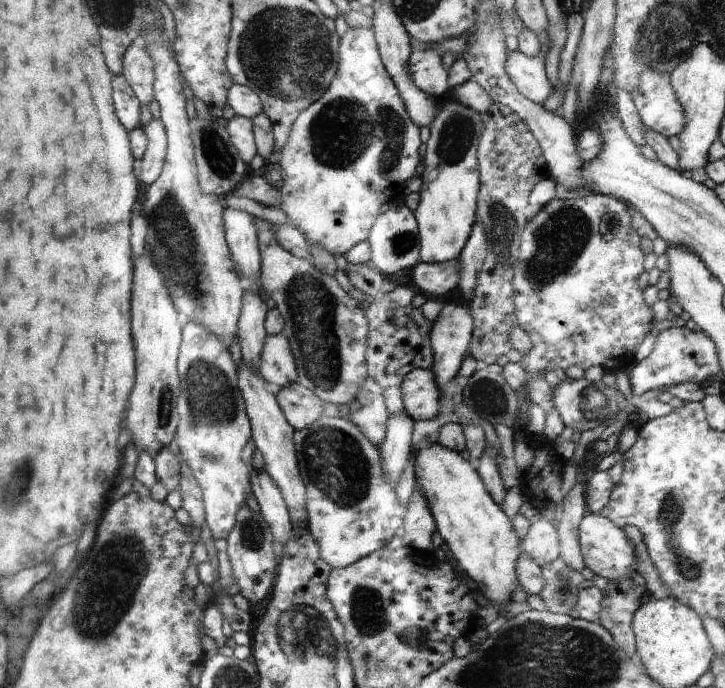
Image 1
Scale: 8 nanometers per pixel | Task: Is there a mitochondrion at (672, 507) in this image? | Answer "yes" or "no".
yes

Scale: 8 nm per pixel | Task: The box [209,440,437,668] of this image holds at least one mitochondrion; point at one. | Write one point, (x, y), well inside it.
(362, 613)

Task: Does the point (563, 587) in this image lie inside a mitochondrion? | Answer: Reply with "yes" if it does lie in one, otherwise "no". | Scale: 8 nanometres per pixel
yes

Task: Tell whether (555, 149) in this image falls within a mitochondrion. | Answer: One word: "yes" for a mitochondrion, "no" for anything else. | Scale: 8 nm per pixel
no

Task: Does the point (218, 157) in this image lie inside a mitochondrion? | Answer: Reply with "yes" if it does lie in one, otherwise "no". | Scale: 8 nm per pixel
yes

